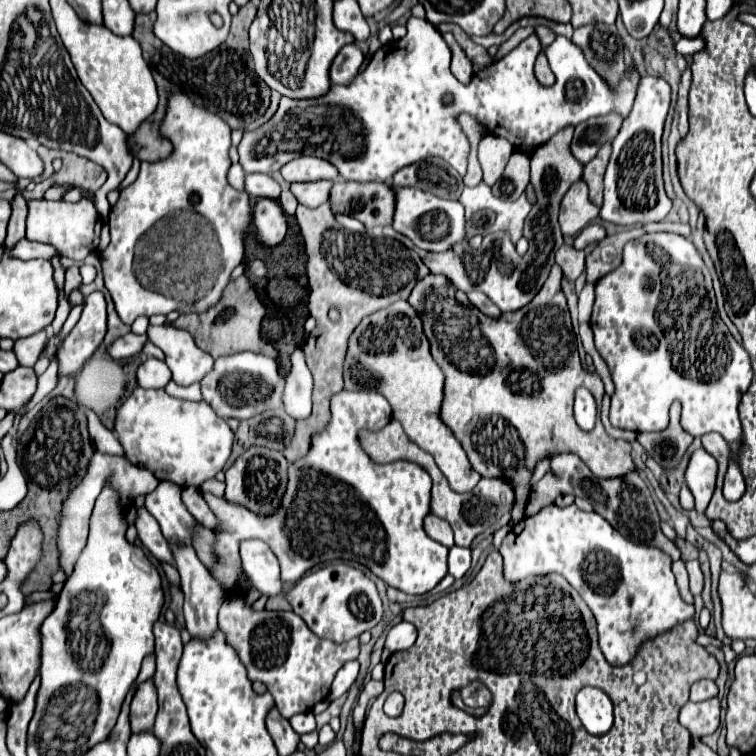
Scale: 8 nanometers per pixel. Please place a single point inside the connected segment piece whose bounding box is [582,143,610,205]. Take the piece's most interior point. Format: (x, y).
(594, 171)

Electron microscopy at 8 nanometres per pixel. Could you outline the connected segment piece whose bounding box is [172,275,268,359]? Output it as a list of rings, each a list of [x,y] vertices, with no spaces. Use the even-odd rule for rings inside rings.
[[[246,275],[234,279],[226,291],[224,291],[224,297],[222,301],[208,309],[206,313],[186,313],[186,315],[180,315],[172,325],[180,327],[180,329],[186,329],[192,333],[192,337],[196,339],[196,345],[210,353],[214,359],[218,357],[226,357],[226,355],[234,355],[234,353],[240,353],[240,351],[252,351],[252,353],[262,353],[262,349],[268,345],[262,335],[260,335],[260,327],[262,327],[262,319],[266,317],[266,307],[264,303],[260,301],[260,295],[256,293],[256,289],[252,287],[250,279]],[[226,305],[234,305],[236,307],[236,315],[226,321],[226,323],[216,323],[216,317],[222,309],[226,309]]]

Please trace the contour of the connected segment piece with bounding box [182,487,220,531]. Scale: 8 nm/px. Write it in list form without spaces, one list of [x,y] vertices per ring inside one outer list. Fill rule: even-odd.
[[[184,487],[182,489],[182,499],[184,505],[188,507],[188,511],[208,529],[216,531],[216,527],[220,527],[220,521],[216,519],[216,513],[208,507],[208,503],[202,499],[202,493],[198,487]]]

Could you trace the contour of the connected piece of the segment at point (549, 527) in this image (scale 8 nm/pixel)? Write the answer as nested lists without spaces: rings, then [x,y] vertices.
[[[548,505],[540,513],[526,517],[516,527],[512,527],[512,531],[508,533],[508,537],[504,539],[498,551],[504,557],[504,577],[508,581],[522,581],[526,577],[548,575],[548,573],[560,573],[562,577],[566,577],[566,581],[582,595],[582,599],[592,609],[598,621],[600,649],[606,661],[614,667],[630,663],[638,655],[642,643],[652,641],[654,637],[694,617],[694,605],[688,605],[678,593],[670,569],[672,559],[656,547],[628,541],[604,517],[600,517],[594,511],[586,513],[576,505],[562,509],[556,505]]]

